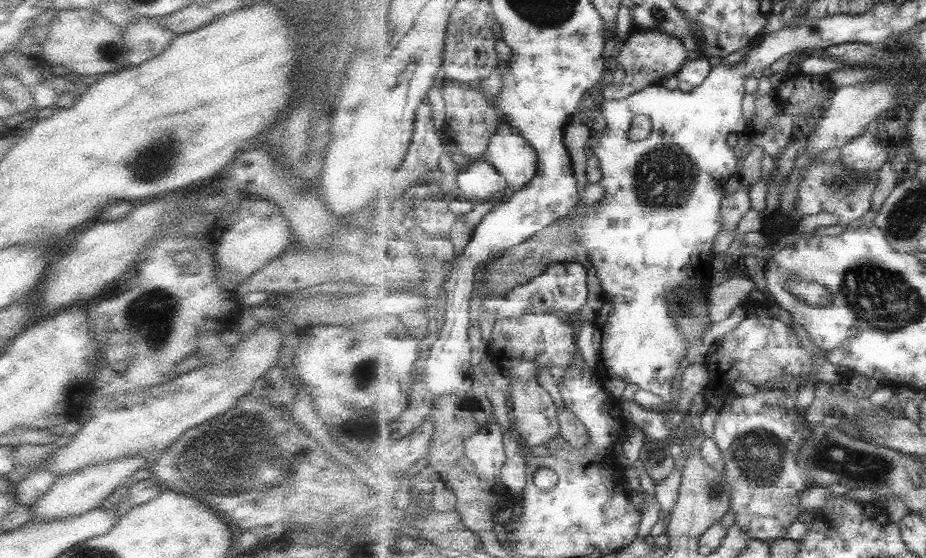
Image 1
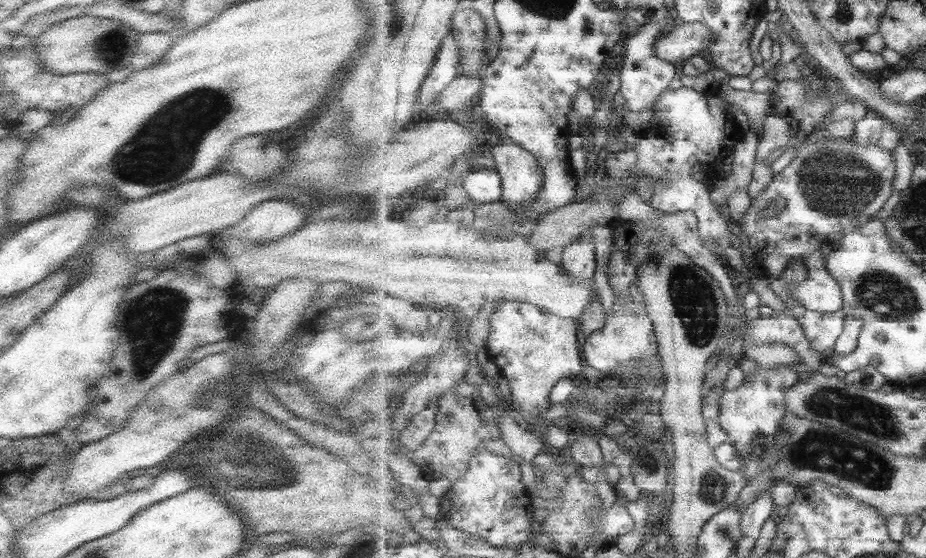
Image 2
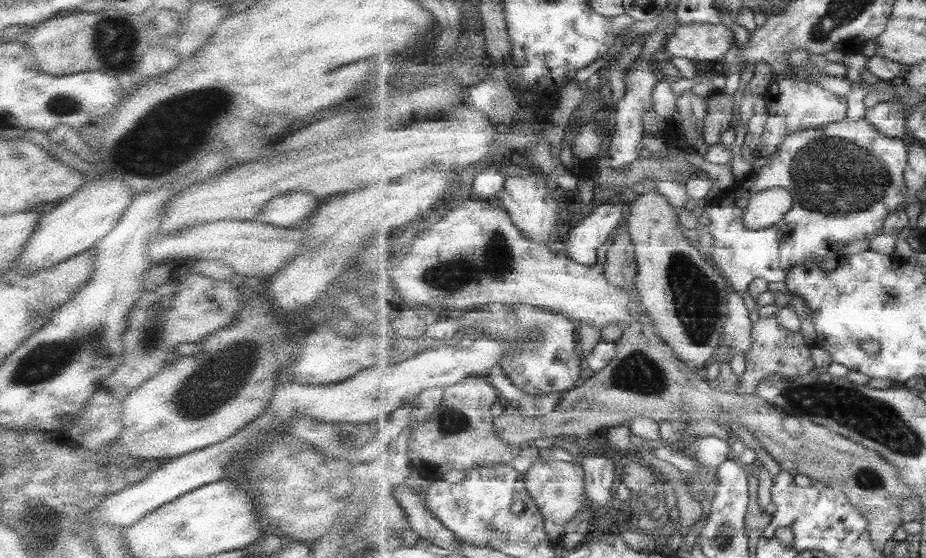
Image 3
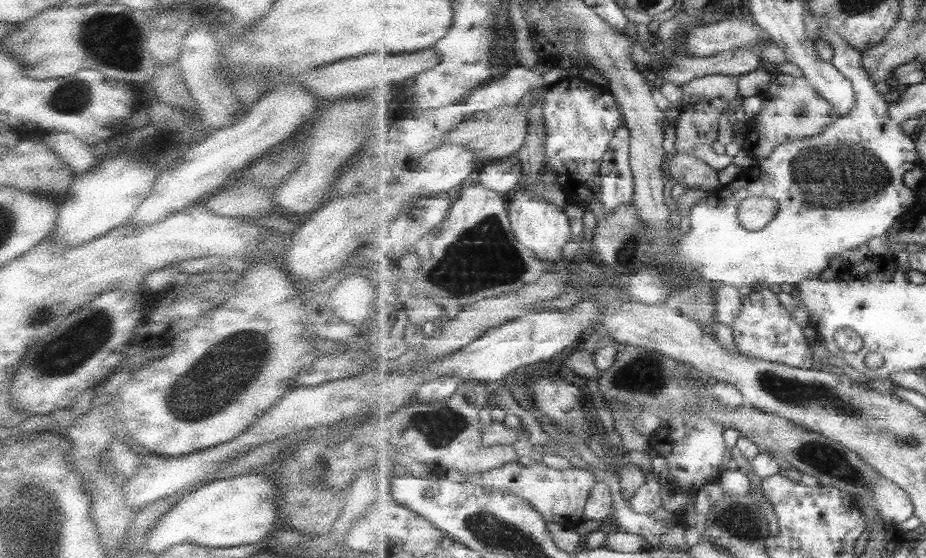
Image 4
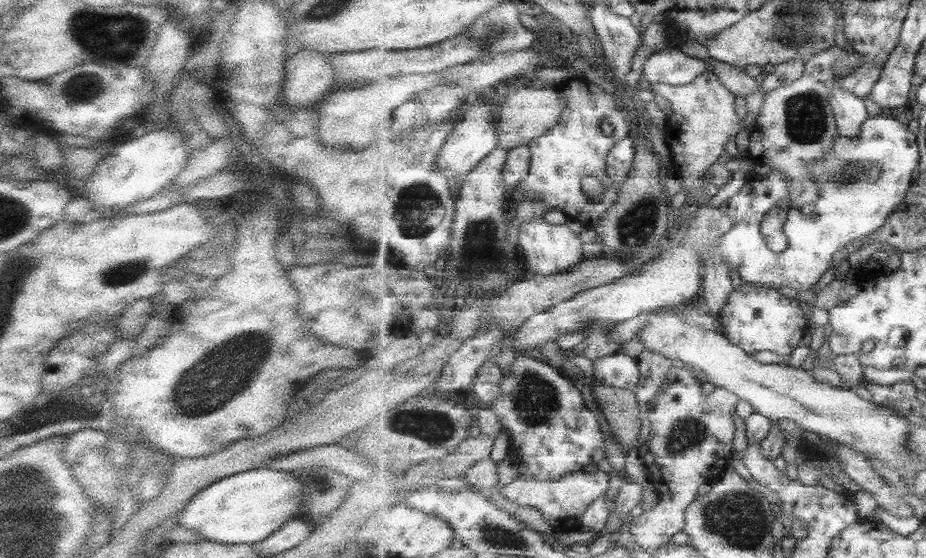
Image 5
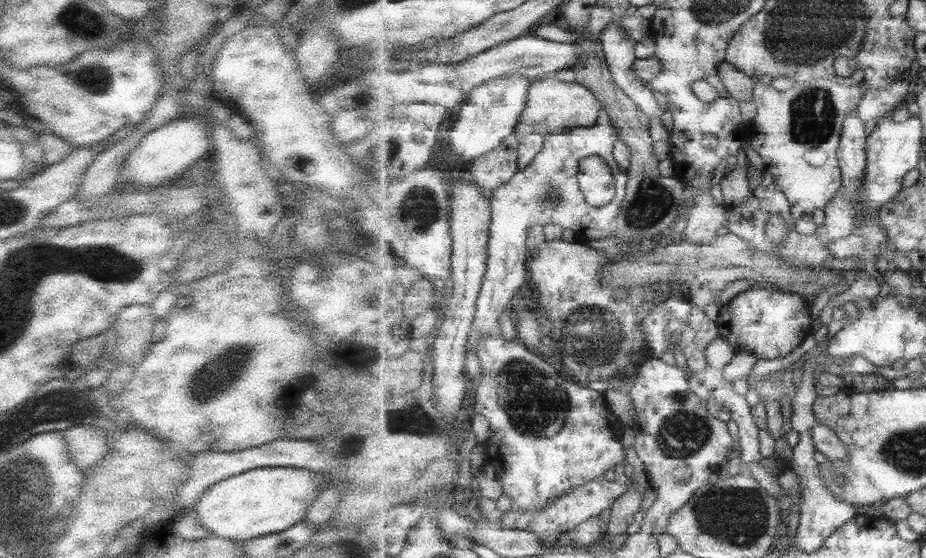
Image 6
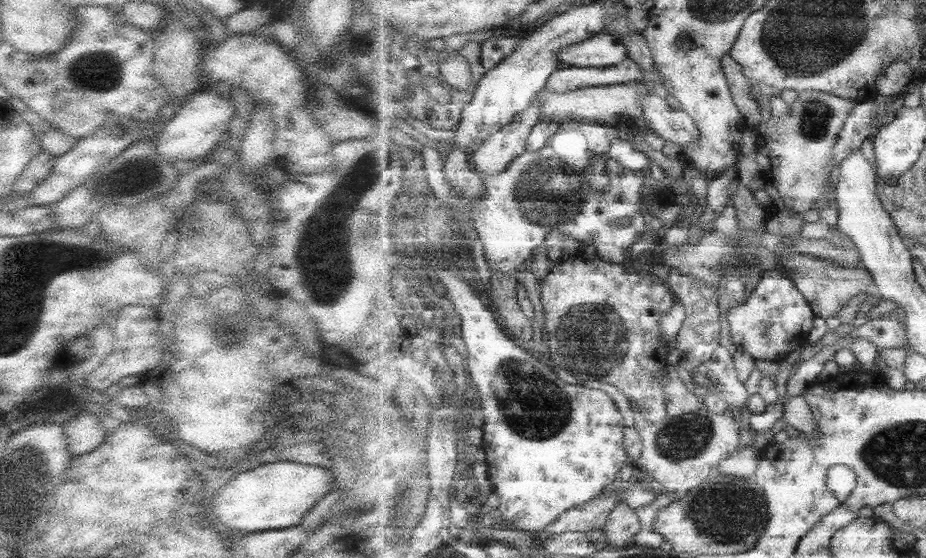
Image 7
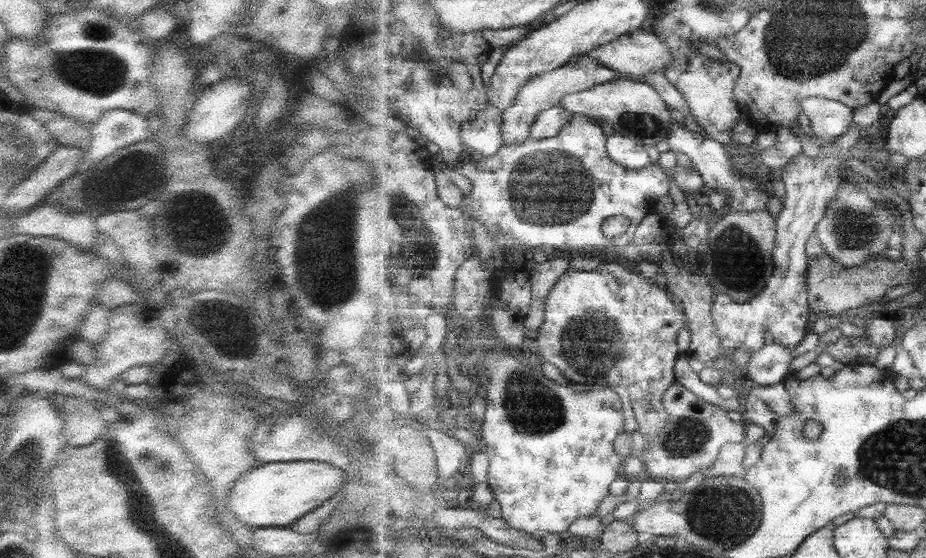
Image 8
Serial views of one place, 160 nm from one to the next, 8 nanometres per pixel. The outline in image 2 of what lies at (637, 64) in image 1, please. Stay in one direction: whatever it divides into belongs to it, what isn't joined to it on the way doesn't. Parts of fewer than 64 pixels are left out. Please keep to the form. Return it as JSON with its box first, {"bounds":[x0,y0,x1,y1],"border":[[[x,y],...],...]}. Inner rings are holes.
{"bounds":[655,23,714,63],"border":[[[679,23],[667,34],[660,36],[655,56],[669,63],[687,62],[714,43],[714,32],[703,23]]]}

